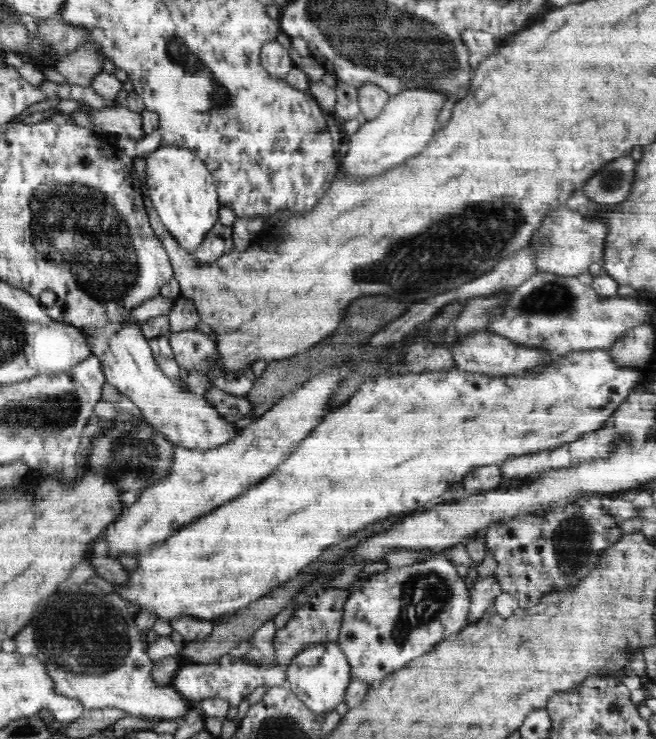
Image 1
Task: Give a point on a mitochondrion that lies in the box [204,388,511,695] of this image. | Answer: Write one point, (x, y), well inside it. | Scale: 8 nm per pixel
(426, 595)

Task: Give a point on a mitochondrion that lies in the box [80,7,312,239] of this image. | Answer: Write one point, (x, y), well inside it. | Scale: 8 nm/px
(178, 52)

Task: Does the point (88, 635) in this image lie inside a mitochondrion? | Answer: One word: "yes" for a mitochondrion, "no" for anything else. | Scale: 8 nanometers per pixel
yes

